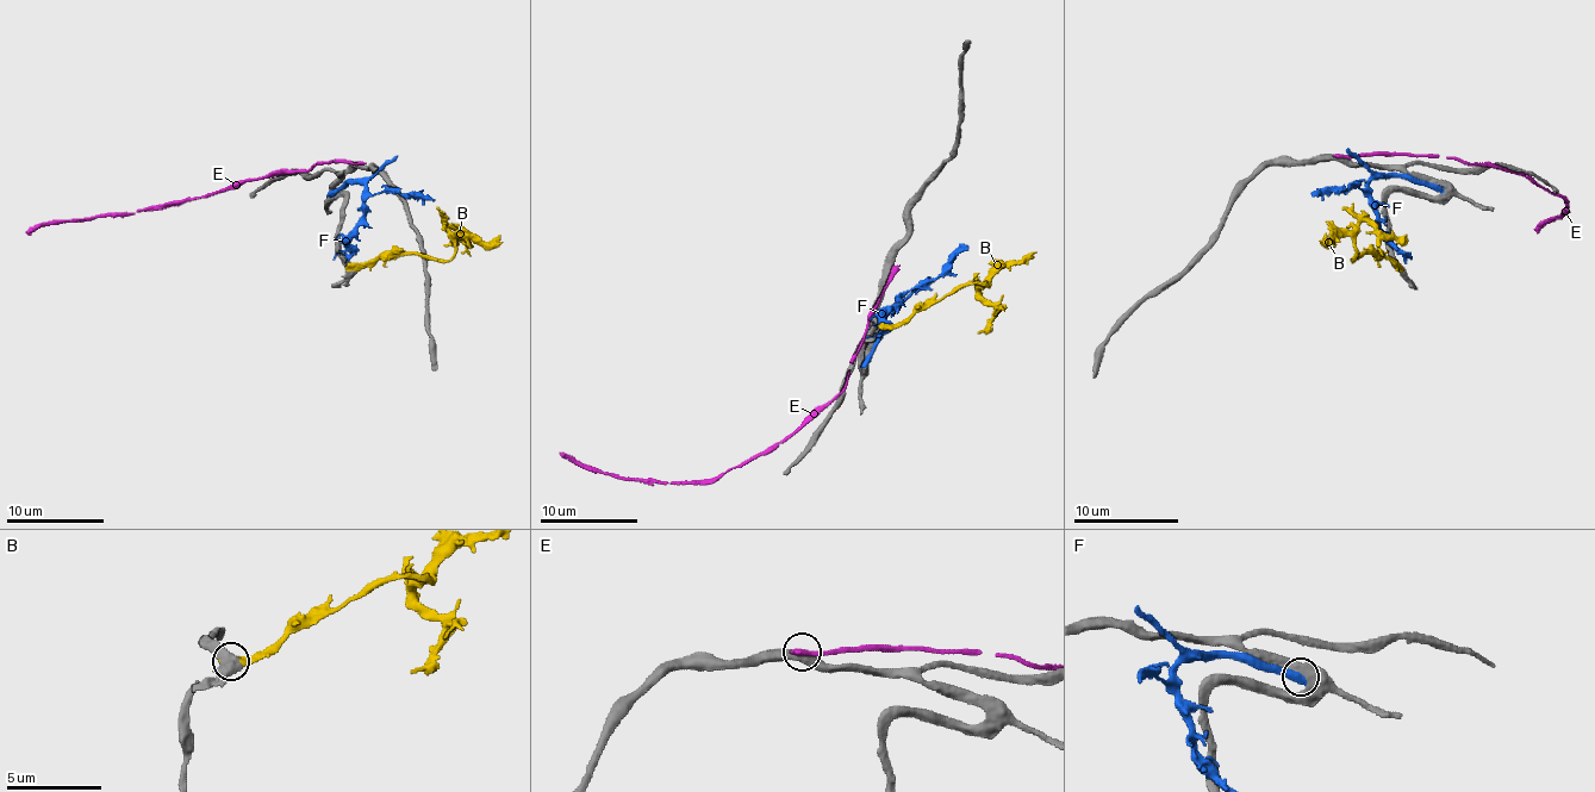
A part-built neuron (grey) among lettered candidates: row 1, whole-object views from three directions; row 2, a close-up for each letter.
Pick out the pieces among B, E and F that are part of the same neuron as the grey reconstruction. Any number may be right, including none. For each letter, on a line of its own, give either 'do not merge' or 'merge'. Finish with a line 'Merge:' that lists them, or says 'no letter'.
B: merge
E: do not merge
F: do not merge
Merge: B

